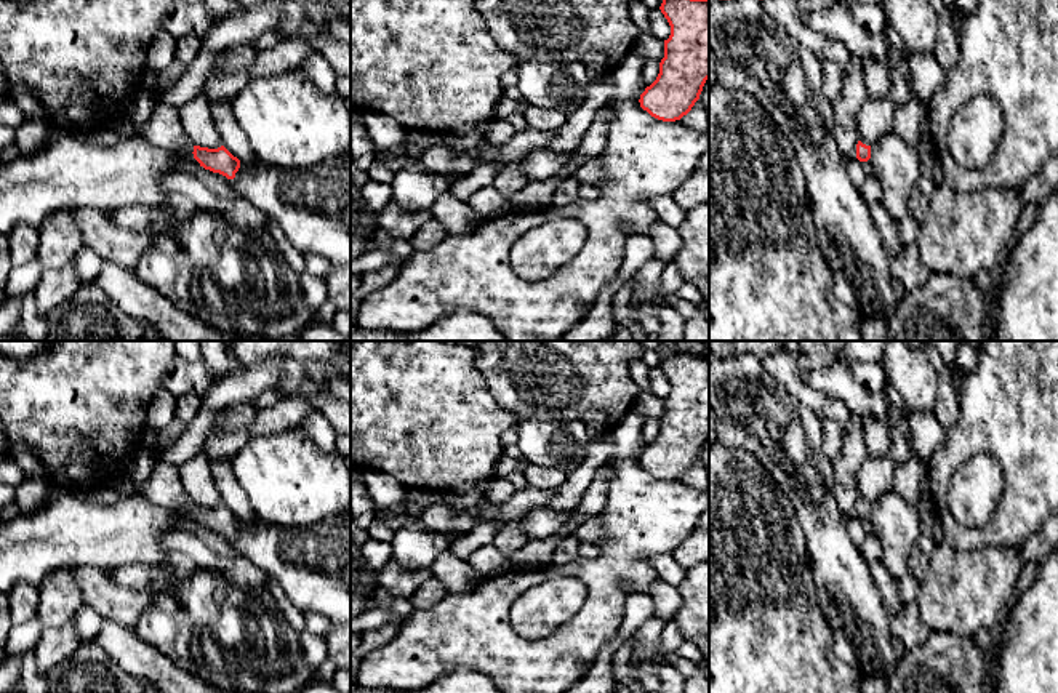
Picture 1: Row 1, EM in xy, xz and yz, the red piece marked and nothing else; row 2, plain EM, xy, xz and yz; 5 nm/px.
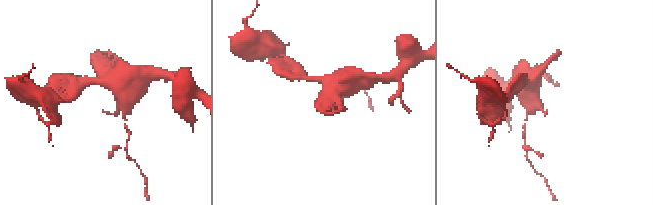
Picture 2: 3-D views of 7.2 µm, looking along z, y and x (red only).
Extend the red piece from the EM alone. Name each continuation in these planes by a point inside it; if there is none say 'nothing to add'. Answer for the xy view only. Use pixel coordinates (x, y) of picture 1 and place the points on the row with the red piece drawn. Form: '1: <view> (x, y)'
1: xy (164, 128)

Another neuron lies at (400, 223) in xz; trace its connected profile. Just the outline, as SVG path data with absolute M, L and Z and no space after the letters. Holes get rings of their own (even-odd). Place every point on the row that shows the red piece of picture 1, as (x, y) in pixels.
M389 202L378 211L378 227L400 240L411 240L411 237L432 219L431 210L408 211L394 202Z

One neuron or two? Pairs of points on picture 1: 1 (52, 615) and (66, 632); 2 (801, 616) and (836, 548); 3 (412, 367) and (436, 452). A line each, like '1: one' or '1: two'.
1: two
2: two
3: one

